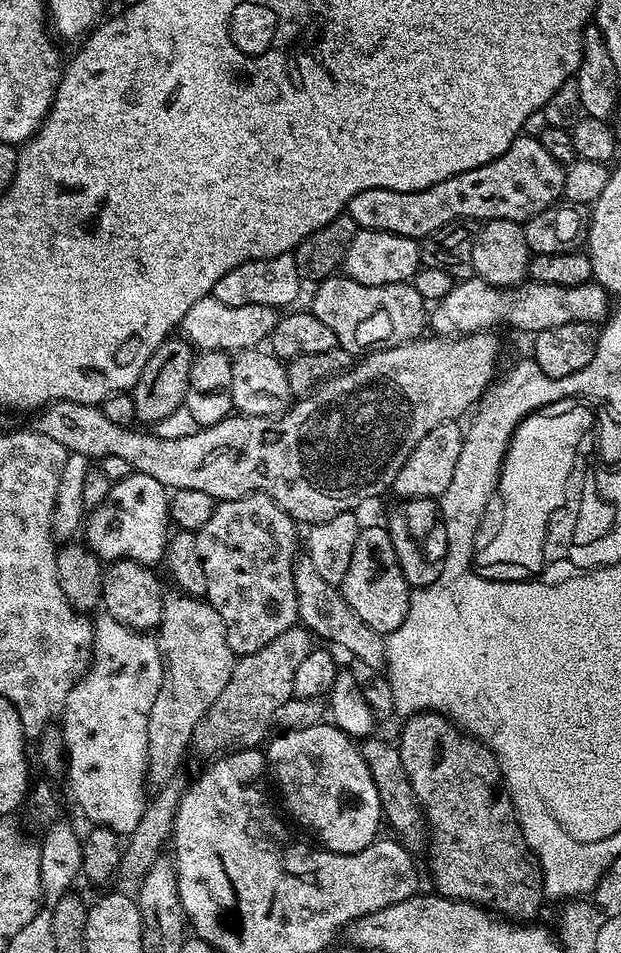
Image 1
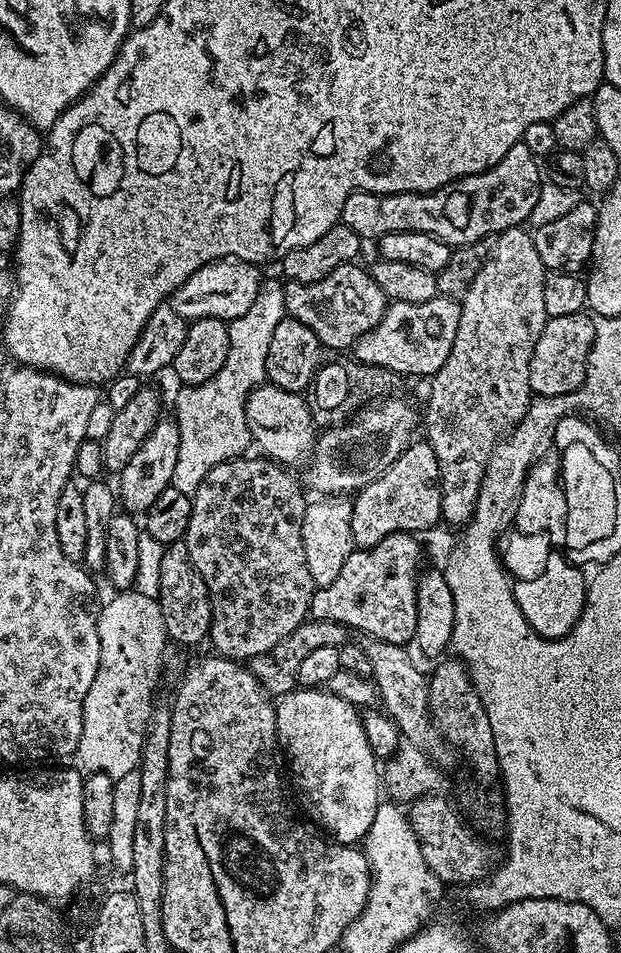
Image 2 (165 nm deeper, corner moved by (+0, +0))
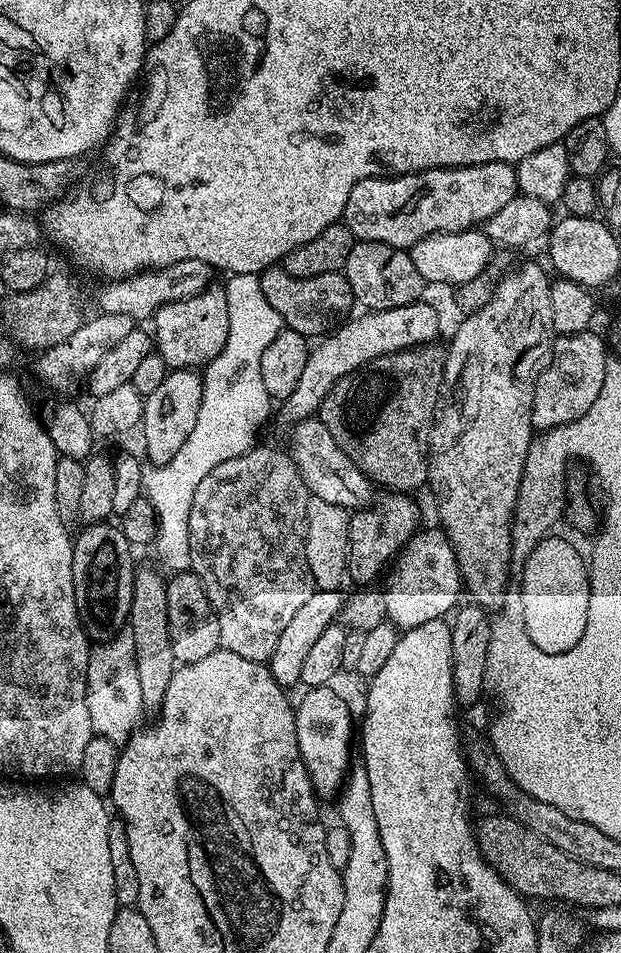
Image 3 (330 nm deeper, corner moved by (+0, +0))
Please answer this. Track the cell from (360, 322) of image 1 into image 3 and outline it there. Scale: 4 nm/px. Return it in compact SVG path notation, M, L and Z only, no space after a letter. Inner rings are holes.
M273 266L259 273L259 277L266 302L278 310L287 327L309 338L323 337L337 321L349 315L348 307L354 304L350 282L343 272L318 274L314 278L294 278L283 266Z

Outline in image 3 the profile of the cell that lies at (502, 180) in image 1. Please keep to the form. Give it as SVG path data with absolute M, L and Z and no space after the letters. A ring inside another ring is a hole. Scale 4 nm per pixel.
M486 162L465 168L431 168L425 172L405 172L403 176L371 176L350 190L342 223L356 240L386 242L395 248L411 249L422 238L435 232L466 232L484 225L506 202L518 194L515 167L506 162Z

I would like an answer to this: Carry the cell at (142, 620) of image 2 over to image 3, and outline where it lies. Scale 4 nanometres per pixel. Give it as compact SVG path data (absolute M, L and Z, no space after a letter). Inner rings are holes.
M127 630L97 643L88 653L88 685L86 686L86 710L90 710L90 722L95 735L110 738L117 746L128 743L145 715L142 706L141 683L138 682L138 666L134 666L134 638Z

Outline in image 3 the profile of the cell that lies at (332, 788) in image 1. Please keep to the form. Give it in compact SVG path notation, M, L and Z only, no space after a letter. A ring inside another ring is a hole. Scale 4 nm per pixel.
M335 687L310 688L295 705L298 750L312 780L312 790L317 797L335 797L344 787L352 757L352 712L348 704L335 692Z

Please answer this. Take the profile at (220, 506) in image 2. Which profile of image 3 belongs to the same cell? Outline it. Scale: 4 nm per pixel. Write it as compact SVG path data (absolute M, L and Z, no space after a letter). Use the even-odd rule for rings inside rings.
M257 446L251 448L246 454L238 458L230 458L222 462L222 466L214 466L202 482L198 482L198 490L194 490L194 506L190 506L190 562L191 572L197 575L205 588L206 597L210 600L213 614L218 618L218 631L220 633L220 647L238 654L242 658L250 658L250 662L259 664L267 662L270 654L274 654L274 645L278 643L278 637L282 629L293 620L294 613L300 609L310 594L317 591L314 578L310 574L310 566L306 562L306 546L304 545L304 523L306 522L306 506L310 499L310 493L306 482L302 482L302 474L298 474L298 466L292 461L291 455L280 448L263 448Z

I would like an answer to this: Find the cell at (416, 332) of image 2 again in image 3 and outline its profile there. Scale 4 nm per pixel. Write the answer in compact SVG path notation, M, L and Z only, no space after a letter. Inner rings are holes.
M424 303L407 304L381 312L365 311L360 314L364 316L353 315L339 326L333 327L323 339L311 345L302 378L298 386L294 386L294 394L290 394L279 405L278 416L280 412L288 426L295 426L299 420L315 417L326 394L330 394L332 387L343 376L349 376L354 369L361 368L363 364L368 364L379 356L433 343L440 332L440 316L430 305Z

